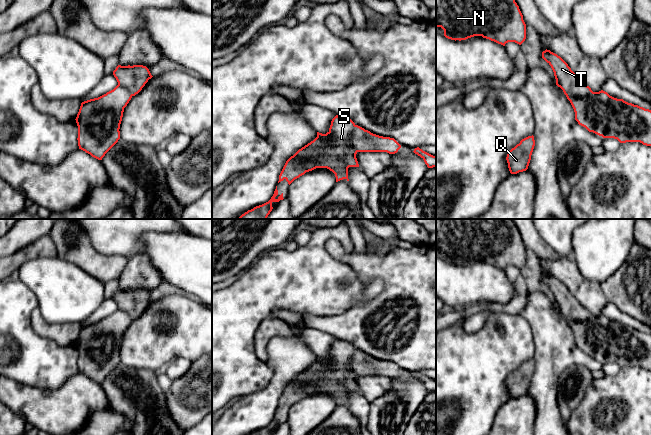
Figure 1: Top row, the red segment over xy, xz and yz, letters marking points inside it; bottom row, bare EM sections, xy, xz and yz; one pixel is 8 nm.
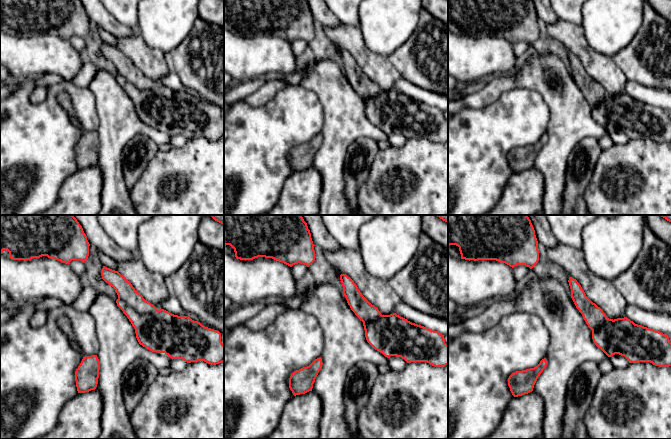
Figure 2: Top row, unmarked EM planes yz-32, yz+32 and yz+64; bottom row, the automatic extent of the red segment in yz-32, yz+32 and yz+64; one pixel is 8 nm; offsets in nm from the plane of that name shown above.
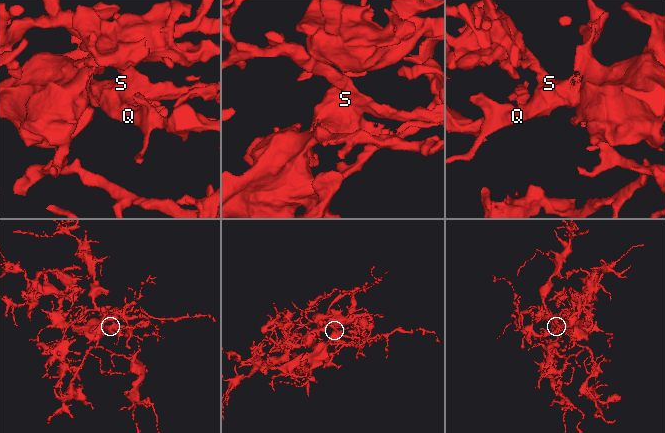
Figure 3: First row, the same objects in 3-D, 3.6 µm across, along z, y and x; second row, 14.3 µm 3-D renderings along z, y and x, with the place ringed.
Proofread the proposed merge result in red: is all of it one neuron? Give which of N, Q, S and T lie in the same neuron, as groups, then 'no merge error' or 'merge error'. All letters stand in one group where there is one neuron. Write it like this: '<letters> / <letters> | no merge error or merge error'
N Q S T | no merge error

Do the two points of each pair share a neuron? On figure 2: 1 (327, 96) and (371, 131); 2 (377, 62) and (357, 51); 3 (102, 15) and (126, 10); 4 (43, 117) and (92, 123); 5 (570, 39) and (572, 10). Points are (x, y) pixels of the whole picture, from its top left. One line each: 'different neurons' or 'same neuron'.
1: same neuron
2: same neuron
3: different neurons
4: same neuron
5: different neurons

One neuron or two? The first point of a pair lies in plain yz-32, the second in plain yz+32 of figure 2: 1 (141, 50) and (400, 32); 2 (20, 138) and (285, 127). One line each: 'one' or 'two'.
1: two
2: one

